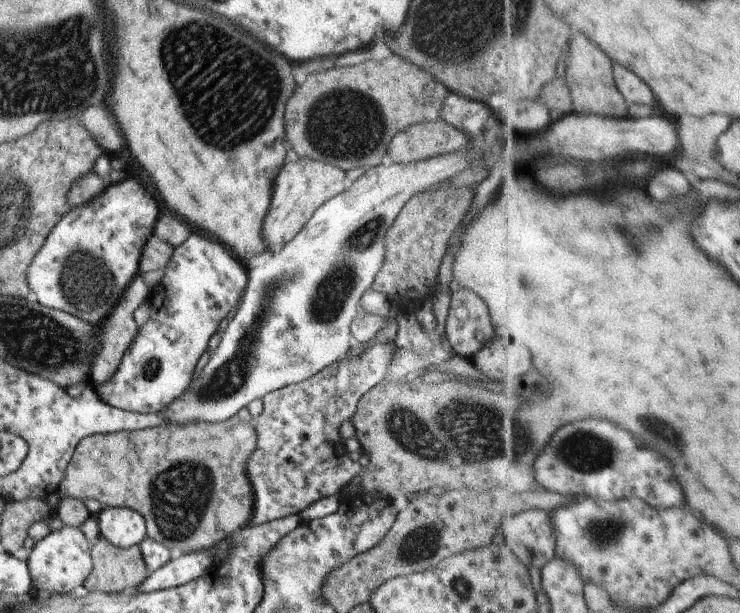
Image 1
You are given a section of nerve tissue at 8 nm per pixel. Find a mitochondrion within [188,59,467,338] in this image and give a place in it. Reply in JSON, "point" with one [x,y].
{"point":[342,123]}

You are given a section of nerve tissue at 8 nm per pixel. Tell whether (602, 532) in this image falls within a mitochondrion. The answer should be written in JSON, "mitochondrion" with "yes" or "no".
{"mitochondrion":"yes"}

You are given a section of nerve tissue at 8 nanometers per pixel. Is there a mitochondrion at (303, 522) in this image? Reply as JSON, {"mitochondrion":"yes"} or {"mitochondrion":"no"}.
{"mitochondrion":"no"}

